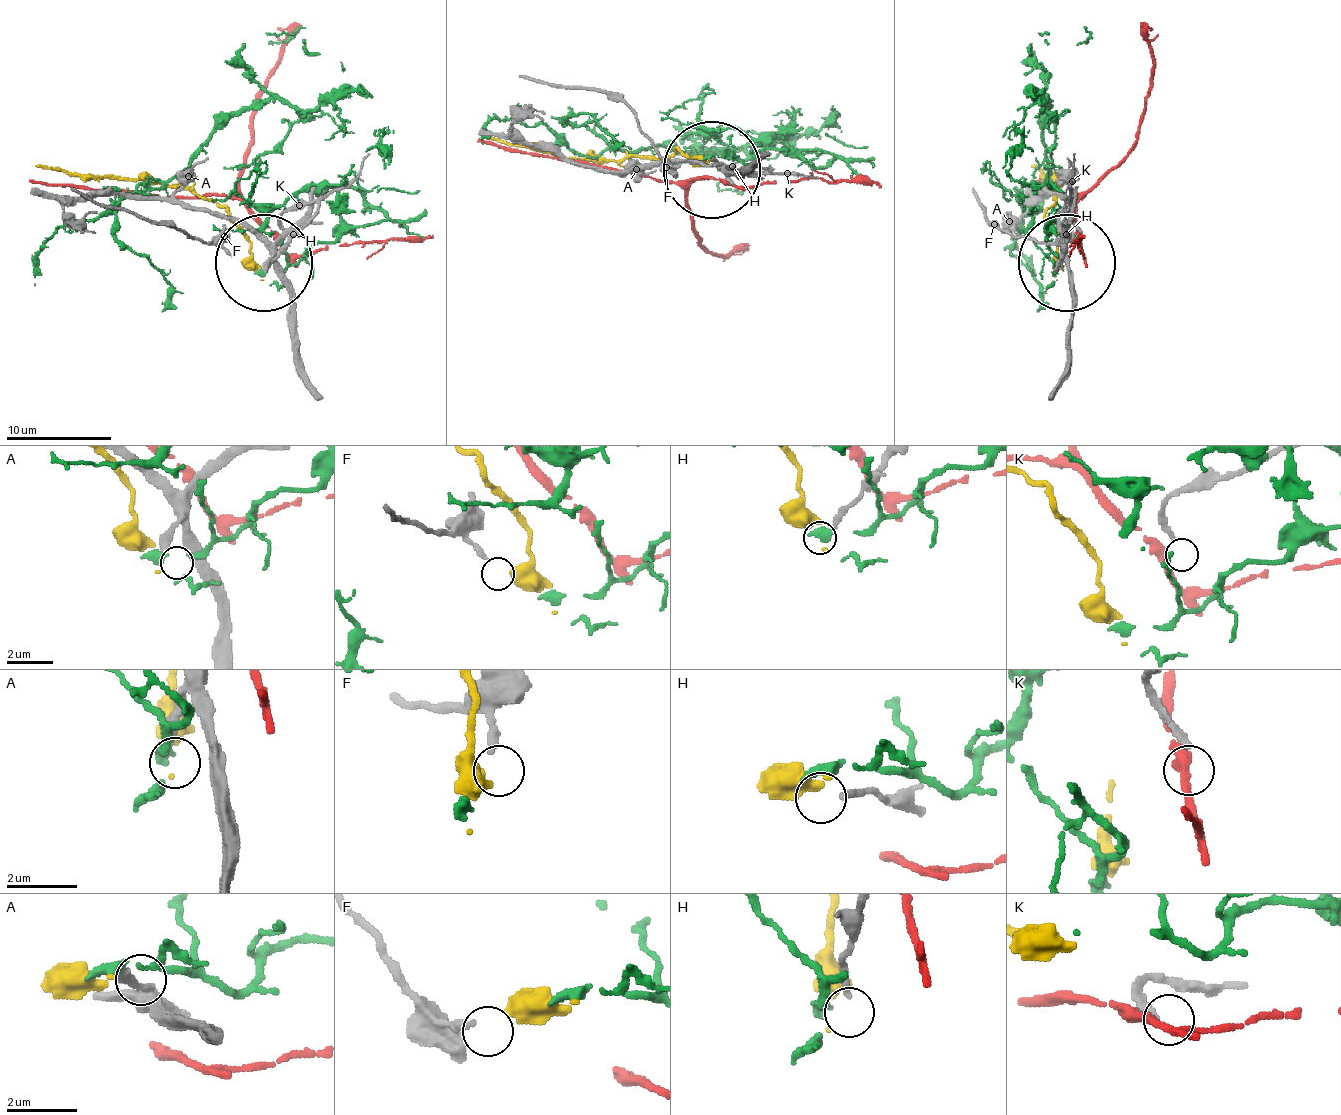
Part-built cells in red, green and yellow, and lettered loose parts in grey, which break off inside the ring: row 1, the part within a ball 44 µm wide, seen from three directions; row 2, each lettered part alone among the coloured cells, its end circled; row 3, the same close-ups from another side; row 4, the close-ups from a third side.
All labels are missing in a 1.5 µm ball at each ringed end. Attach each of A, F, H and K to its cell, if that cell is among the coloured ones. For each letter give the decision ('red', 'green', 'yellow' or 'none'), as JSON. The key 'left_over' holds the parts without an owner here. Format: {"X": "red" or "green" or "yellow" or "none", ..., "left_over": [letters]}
{"A": "none", "F": "none", "H": "none", "K": "none", "left_over": ["A", "F", "H", "K"]}

